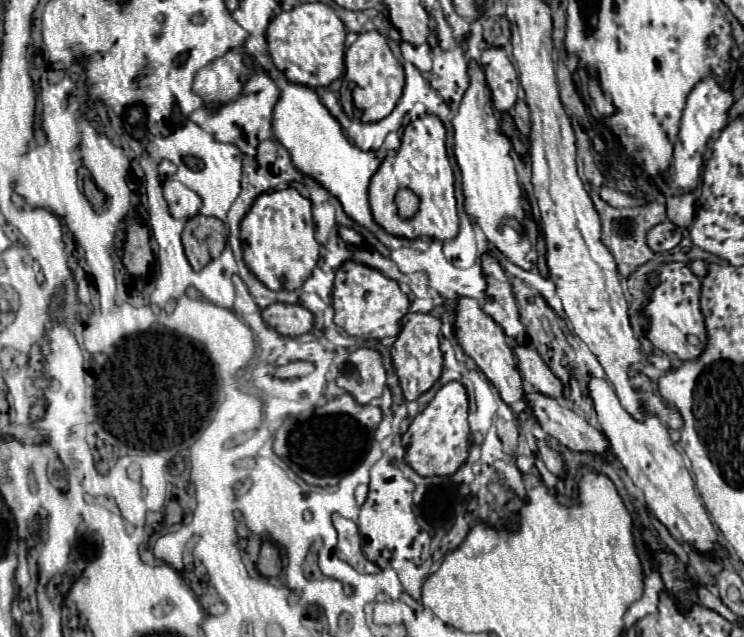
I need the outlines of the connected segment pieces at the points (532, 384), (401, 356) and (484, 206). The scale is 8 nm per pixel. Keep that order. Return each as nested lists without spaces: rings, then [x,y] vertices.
[[[530,345],[514,347],[514,353],[526,391],[538,391],[542,395],[550,395],[552,399],[562,397],[560,379],[550,371],[550,367],[546,367],[540,355],[534,349],[530,349]]]
[[[406,313],[402,317],[402,331],[392,345],[392,359],[406,401],[414,401],[426,393],[442,373],[444,355],[440,351],[440,325],[442,321],[430,313]]]
[[[470,61],[470,87],[460,103],[458,113],[452,119],[454,125],[454,155],[460,167],[462,175],[462,193],[464,193],[464,207],[470,217],[474,217],[474,223],[484,231],[486,239],[504,255],[508,257],[514,265],[532,271],[534,263],[526,259],[526,255],[532,249],[530,241],[520,241],[520,237],[512,231],[506,229],[504,233],[498,231],[498,223],[502,217],[516,217],[524,219],[524,197],[522,189],[518,183],[518,173],[516,173],[516,163],[512,159],[512,143],[510,139],[500,133],[500,119],[494,115],[492,107],[492,95],[490,89],[486,87],[486,77],[484,71],[478,63]]]

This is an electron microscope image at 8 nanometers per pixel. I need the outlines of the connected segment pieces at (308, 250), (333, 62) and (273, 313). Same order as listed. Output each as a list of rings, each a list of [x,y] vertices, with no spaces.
[[[296,189],[260,195],[240,225],[240,243],[248,269],[272,291],[298,289],[320,261],[320,245],[314,239],[312,203]]]
[[[304,3],[292,11],[276,15],[266,31],[266,41],[274,65],[290,83],[308,87],[330,87],[344,73],[346,29],[332,7],[324,3]]]
[[[272,303],[262,311],[262,317],[272,329],[286,337],[300,337],[314,327],[314,315],[310,315],[302,305]]]

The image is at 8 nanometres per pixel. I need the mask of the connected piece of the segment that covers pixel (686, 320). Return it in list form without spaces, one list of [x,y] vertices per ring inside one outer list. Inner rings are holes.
[[[666,263],[660,265],[660,285],[652,291],[650,303],[644,307],[644,313],[650,319],[648,339],[656,351],[668,355],[674,363],[698,359],[706,349],[706,323],[700,311],[700,287],[702,281],[690,271],[684,263]]]

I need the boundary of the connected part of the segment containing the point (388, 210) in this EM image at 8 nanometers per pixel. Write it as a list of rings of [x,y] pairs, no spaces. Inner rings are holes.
[[[436,115],[412,121],[402,133],[402,145],[382,161],[382,167],[370,181],[370,209],[374,221],[396,237],[416,239],[422,235],[448,241],[458,233],[458,215],[454,199],[454,175],[446,155],[446,129]],[[408,187],[420,197],[420,211],[412,219],[400,219],[394,207],[396,189]]]

